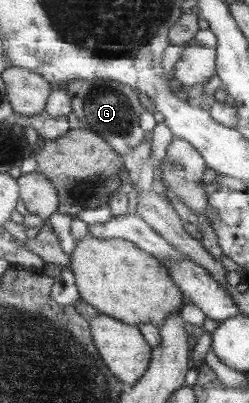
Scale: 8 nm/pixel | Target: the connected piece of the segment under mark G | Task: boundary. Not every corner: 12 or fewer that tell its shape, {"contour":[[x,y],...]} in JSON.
{"contour":[[110,79],[67,85],[78,125],[118,154],[146,140],[136,89]]}

